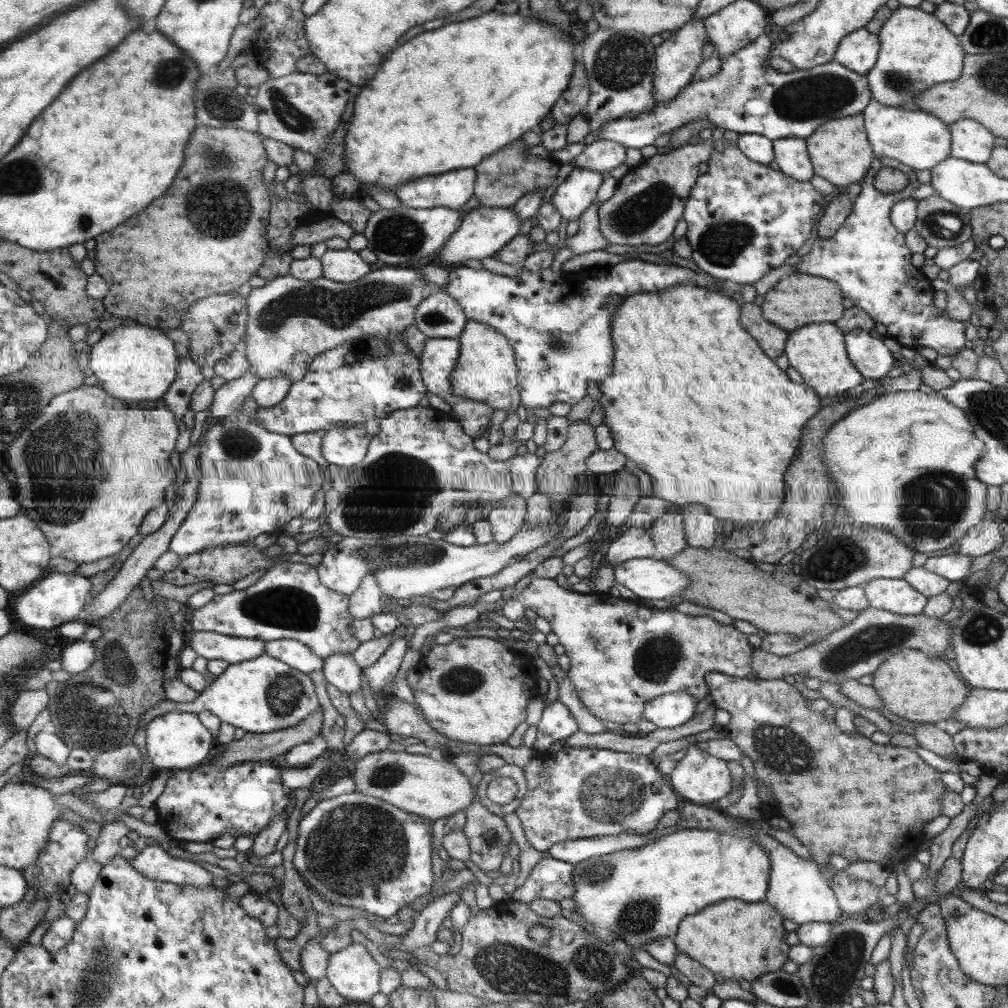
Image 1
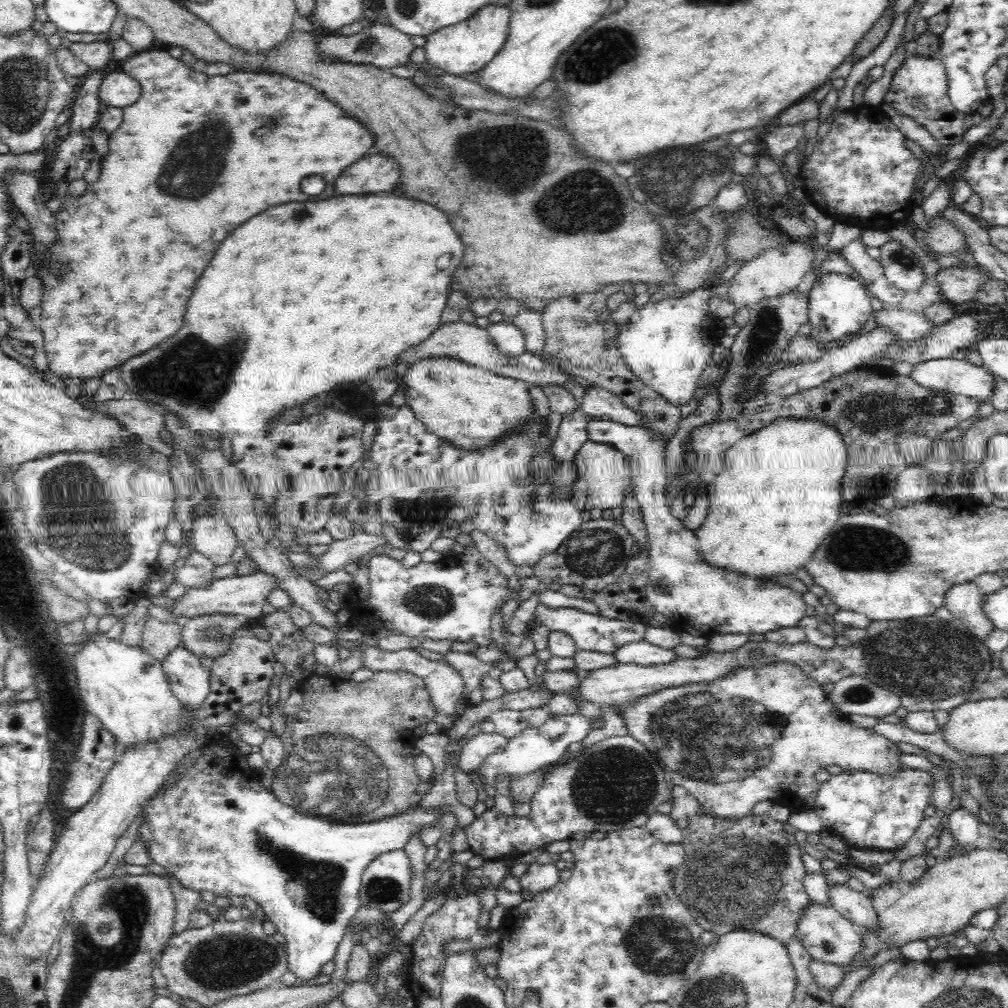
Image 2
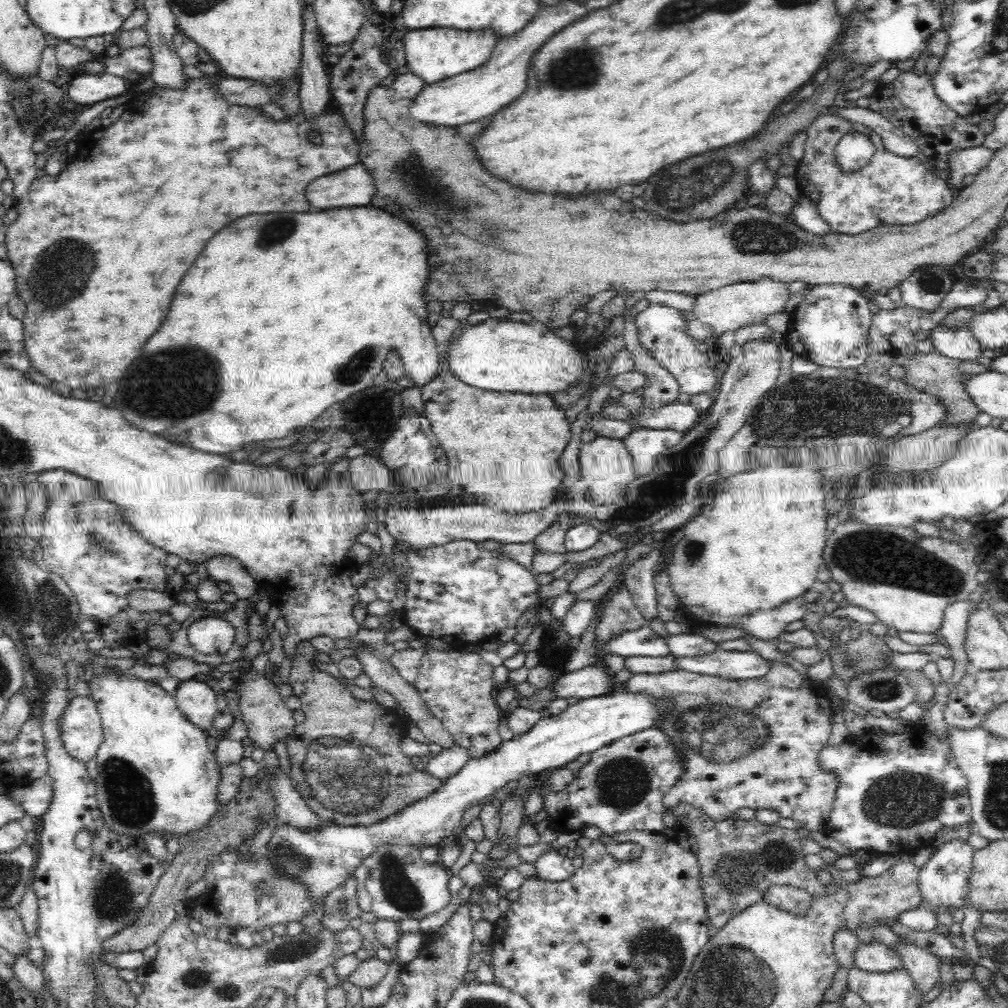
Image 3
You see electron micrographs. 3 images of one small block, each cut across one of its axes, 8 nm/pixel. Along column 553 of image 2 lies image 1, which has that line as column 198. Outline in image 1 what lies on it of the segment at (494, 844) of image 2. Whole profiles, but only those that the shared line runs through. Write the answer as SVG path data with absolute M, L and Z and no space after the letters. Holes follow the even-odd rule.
M206 761L193 769L175 771L167 779L152 806L157 814L155 824L180 842L210 842L221 834L231 834L233 838L243 834L254 837L270 823L272 816L278 815L289 804L289 796L283 787L277 767L269 766L269 761L238 763L221 771L213 769Z

